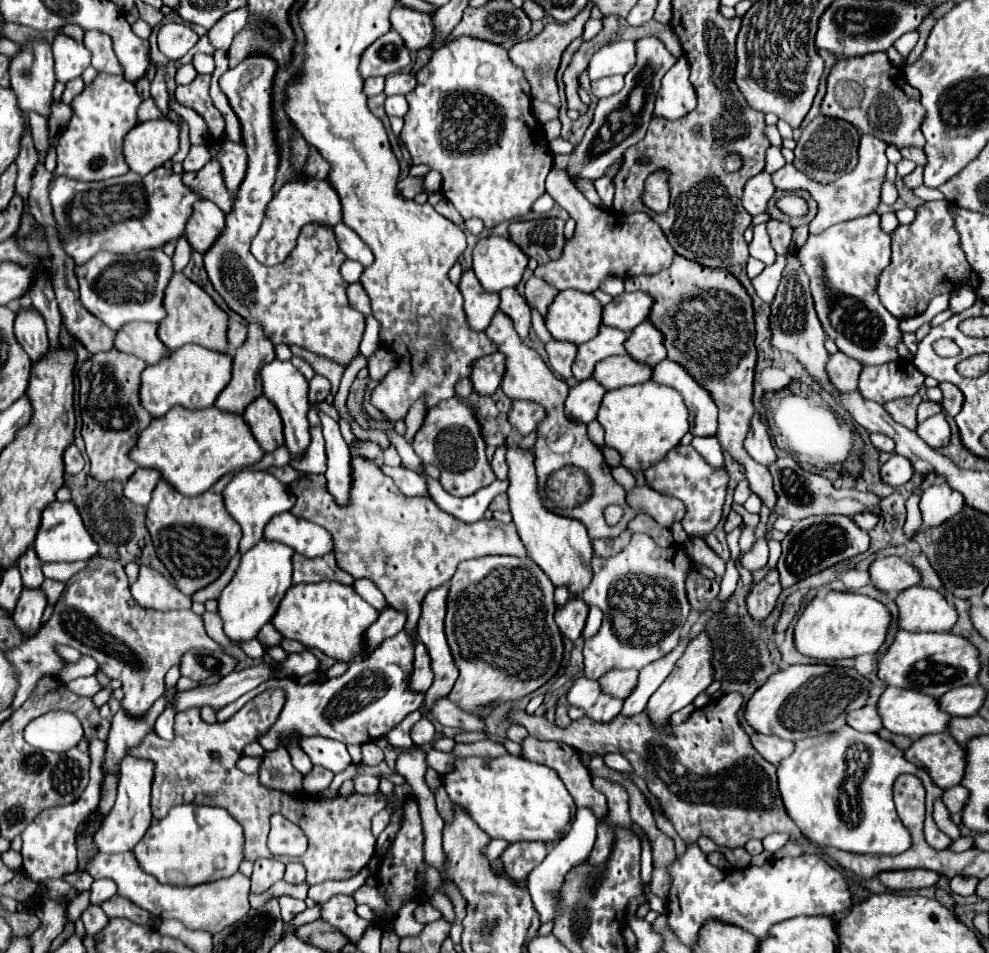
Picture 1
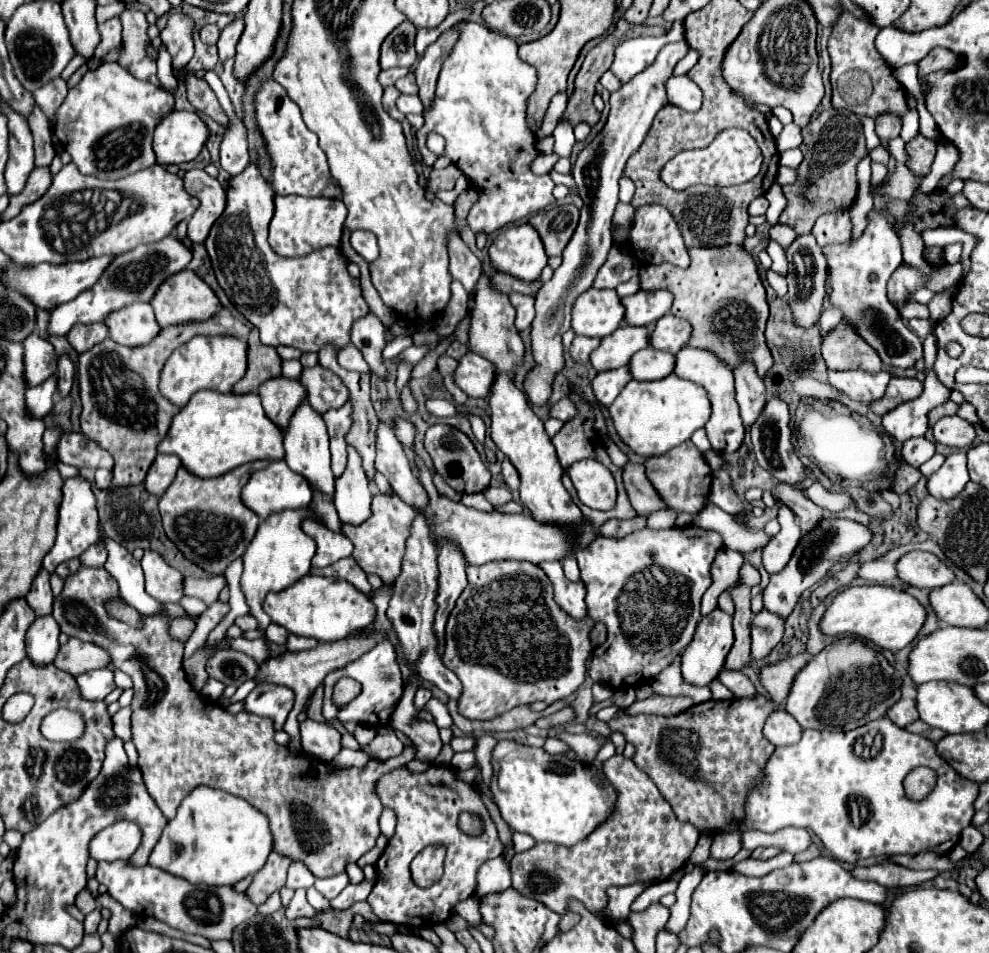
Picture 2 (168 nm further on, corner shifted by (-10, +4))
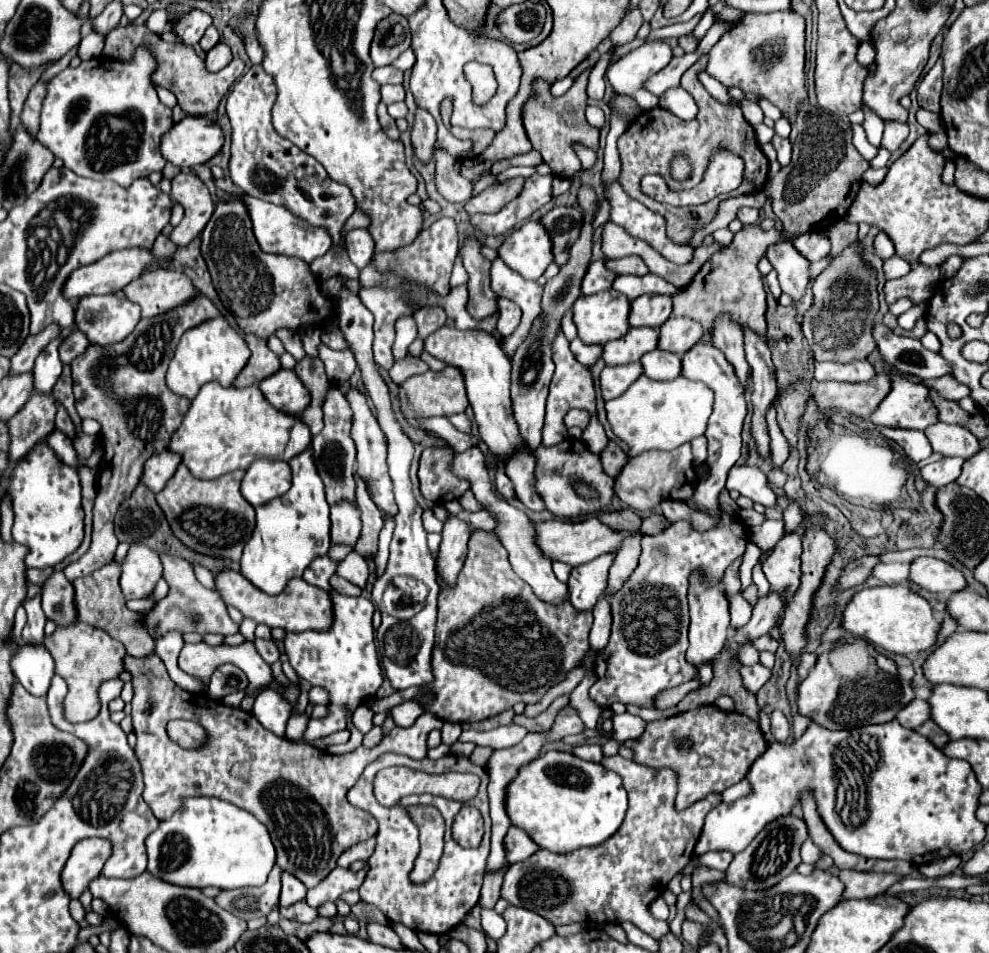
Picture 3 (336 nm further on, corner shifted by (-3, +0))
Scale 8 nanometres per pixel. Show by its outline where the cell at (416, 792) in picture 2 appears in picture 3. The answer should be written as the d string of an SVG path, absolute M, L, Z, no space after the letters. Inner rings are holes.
M381 755L379 759L375 759L373 763L369 763L361 775L361 779L349 789L347 799L351 805L361 807L365 811L369 811L377 821L379 821L379 833L377 833L377 845L373 855L369 857L369 873L363 881L363 885L359 887L361 893L361 901L375 905L377 909L381 909L385 913L385 917L393 923L403 923L413 931L427 931L427 933L435 933L435 935L445 935L447 931L451 931L453 927L457 927L465 915L477 905L479 901L479 891L481 891L481 883L483 883L483 871L485 871L485 863L487 863L487 855L489 855L489 837L491 837L491 819L489 819L489 799L487 799L487 781L489 781L489 773L485 767L471 763L469 757L459 757L459 755L445 755L437 761L425 757L425 759L409 759L407 755ZM391 765L405 765L409 769L419 769L425 773L445 773L445 771L461 771L461 773L475 773L481 777L481 787L479 793L469 801L469 805L477 807L483 815L485 821L485 835L479 847L475 849L465 849L461 845L455 843L455 839L451 837L451 825L455 815L459 813L459 809L463 807L461 801L451 801L445 797L435 797L435 795L411 795L411 797L403 797L401 803L397 807L383 807L379 805L379 801L373 795L373 781L375 775L383 769L383 767L391 767ZM411 805L433 805L441 811L441 815L445 817L445 851L441 855L441 863L437 865L437 871L431 875L431 879L427 879L425 883L413 883L409 879L409 871L413 871L413 863L417 859L417 851L419 851L419 839L417 839L417 827L413 825L413 821L409 819L407 809Z

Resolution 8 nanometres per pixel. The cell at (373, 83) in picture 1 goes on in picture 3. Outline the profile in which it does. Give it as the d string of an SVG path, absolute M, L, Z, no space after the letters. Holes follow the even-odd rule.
M379 67L373 71L373 79L379 85L387 85L387 83L403 83L403 71L395 69L395 67Z

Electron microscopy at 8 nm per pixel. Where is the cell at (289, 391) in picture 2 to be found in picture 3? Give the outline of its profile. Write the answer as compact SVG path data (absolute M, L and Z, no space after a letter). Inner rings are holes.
M279 369L275 375L263 379L259 387L275 409L285 411L289 415L301 415L311 403L307 387L301 383L297 373L289 369Z

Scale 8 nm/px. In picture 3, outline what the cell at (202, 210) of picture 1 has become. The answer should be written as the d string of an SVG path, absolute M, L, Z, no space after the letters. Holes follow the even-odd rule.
M179 173L173 177L171 199L175 199L185 209L185 217L177 227L173 227L169 239L175 245L187 245L203 231L215 205L211 201L209 189L195 173Z

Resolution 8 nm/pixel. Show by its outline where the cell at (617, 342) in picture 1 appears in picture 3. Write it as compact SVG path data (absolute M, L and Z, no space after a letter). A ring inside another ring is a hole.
M637 327L629 329L617 341L609 341L603 345L603 359L607 365L625 365L639 361L645 353L655 351L659 341L659 333L653 327Z

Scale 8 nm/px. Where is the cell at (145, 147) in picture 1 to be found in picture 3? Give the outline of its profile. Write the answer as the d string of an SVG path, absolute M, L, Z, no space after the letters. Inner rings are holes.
M185 117L179 123L175 123L167 135L163 135L161 153L175 167L189 169L193 165L201 165L213 159L221 151L223 141L225 141L225 135L217 121L209 121L207 117Z

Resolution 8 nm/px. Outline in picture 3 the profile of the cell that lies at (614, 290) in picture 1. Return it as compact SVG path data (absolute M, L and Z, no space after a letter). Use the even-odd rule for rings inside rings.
M595 261L589 265L585 277L583 277L583 283L581 283L581 293L583 295L595 295L599 291L607 291L611 289L611 283L615 279L615 273L607 271L605 267L605 261Z

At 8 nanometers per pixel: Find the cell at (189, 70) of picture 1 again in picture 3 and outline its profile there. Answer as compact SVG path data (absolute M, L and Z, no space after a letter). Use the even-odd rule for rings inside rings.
M217 43L211 51L207 51L207 59L205 59L205 65L209 71L221 71L223 67L227 67L231 63L233 55L231 55L231 49L225 45L225 43Z

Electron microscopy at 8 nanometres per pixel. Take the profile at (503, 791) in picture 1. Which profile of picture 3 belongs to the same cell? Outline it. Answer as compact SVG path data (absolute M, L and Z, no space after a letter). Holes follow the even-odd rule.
M547 751L529 765L521 767L517 779L507 787L507 815L511 823L529 833L541 847L553 853L571 853L579 847L591 847L607 841L623 823L627 811L627 793L621 777L599 763L589 763L567 751Z

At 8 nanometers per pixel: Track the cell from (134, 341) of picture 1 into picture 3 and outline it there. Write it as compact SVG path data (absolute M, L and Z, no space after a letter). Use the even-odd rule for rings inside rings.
M85 295L77 303L75 325L91 343L111 345L123 341L141 319L141 309L117 295Z

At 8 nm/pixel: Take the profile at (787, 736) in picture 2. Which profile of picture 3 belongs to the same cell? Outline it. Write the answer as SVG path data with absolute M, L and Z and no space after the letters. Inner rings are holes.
M773 711L771 713L771 733L773 733L775 741L779 741L779 743L789 739L789 735L791 735L789 719L781 711Z

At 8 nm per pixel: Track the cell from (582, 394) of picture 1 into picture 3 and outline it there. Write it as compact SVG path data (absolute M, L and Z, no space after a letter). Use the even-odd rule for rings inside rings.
M627 363L627 365L607 365L601 373L601 391L603 391L603 399L615 399L619 395L623 395L629 385L643 375L643 367L641 363Z

